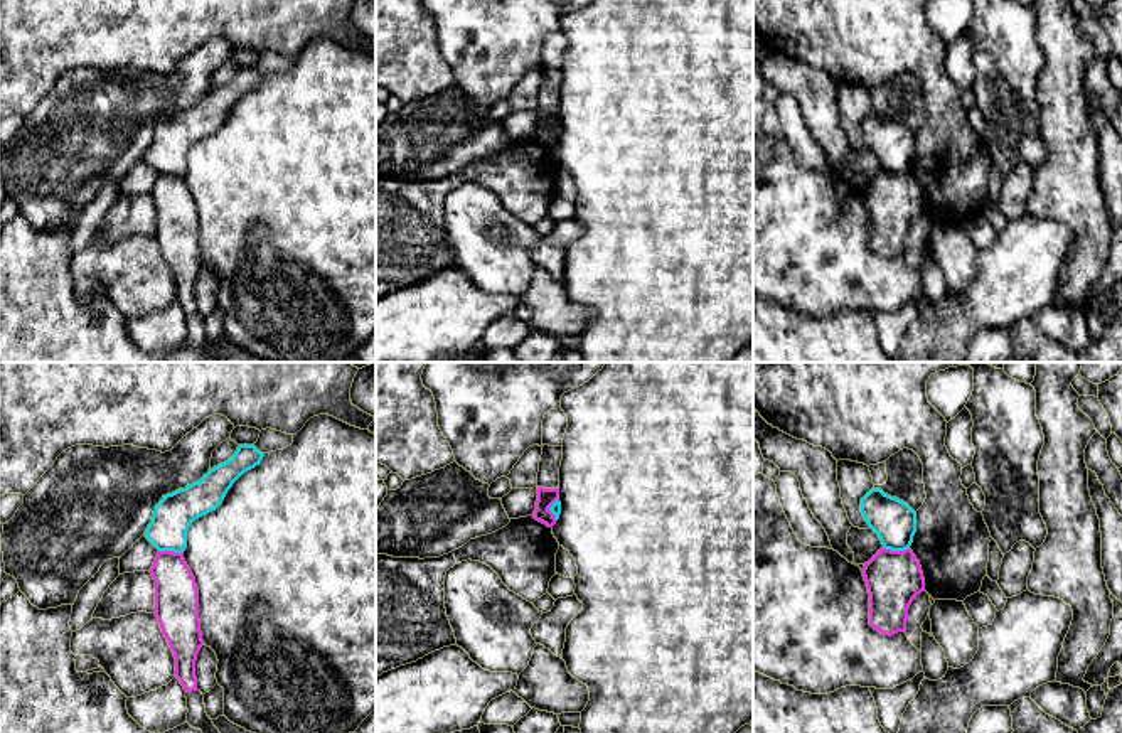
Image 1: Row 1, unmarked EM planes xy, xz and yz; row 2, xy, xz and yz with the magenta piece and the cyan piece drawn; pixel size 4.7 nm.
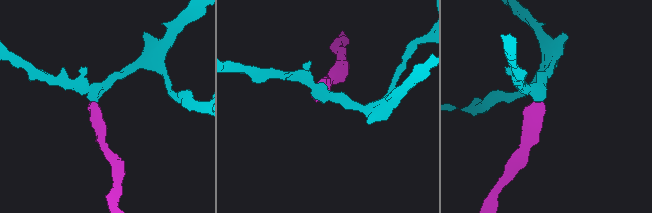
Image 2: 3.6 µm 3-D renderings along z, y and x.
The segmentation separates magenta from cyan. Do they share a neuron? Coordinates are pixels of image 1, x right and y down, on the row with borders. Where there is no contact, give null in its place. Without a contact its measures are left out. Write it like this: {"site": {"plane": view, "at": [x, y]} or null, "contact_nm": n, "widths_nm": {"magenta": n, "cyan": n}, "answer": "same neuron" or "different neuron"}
{"site": {"plane": "yz", "at": [897, 551]}, "contact_nm": 130, "widths_nm": {"magenta": 260, "cyan": 200}, "answer": "different neuron"}

